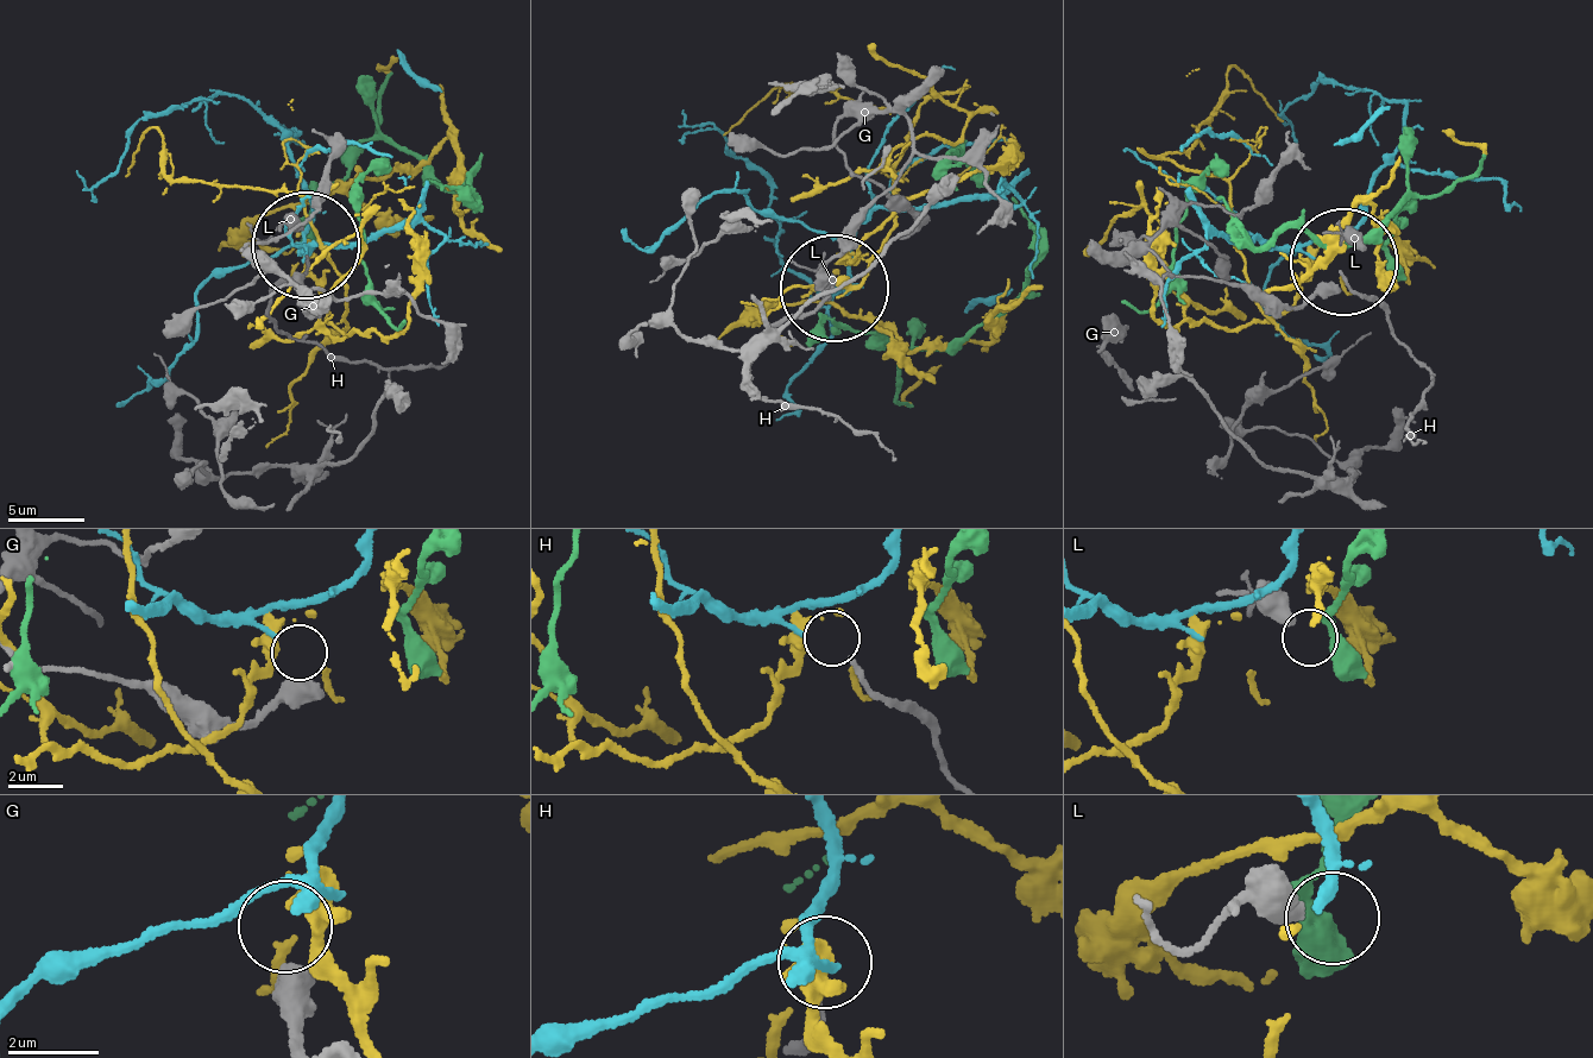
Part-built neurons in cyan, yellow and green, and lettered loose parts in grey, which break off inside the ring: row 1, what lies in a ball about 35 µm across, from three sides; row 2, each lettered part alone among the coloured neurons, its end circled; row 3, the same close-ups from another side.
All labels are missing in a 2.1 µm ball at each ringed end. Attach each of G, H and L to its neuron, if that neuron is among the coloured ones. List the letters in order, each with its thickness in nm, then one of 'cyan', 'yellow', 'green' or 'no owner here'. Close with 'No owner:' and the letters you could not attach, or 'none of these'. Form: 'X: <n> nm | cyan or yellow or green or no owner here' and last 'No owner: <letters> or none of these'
G: 700 nm | no owner here
H: 200 nm | cyan
L: 480 nm | no owner here
No owner: G, L

